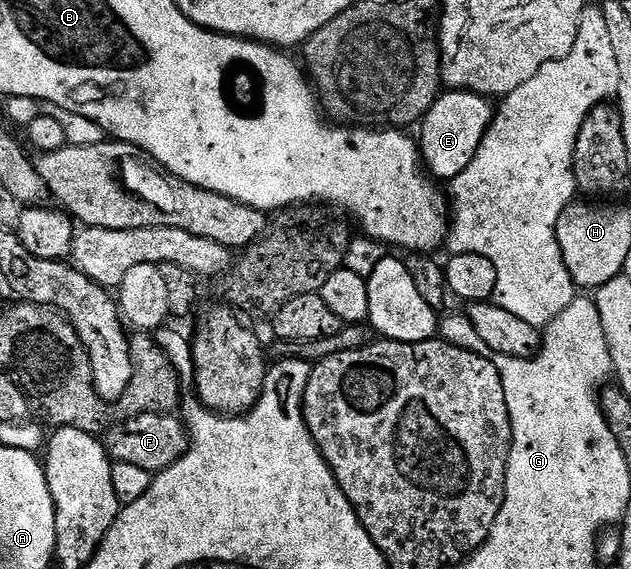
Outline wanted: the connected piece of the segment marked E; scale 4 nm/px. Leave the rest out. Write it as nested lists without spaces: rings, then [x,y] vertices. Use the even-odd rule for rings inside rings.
[[[465,89],[440,92],[421,122],[421,161],[426,172],[436,182],[443,183],[449,183],[454,177],[461,175],[461,171],[465,171],[465,167],[473,163],[483,136],[491,125],[492,116],[492,102],[480,93],[469,93]]]

